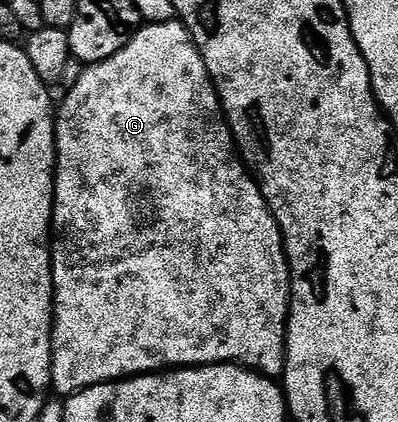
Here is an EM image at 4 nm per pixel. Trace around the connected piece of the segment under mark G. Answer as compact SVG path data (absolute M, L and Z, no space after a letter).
M174 19L174 20L171 20L171 21L158 21L158 22L156 22L156 23L149 23L149 24L146 24L146 25L145 25L145 26L144 26L144 27L142 27L142 28L140 28L140 29L138 29L138 30L137 30L137 34L136 34L136 35L135 35L135 36L134 36L134 37L133 37L133 38L131 38L131 40L130 40L130 41L128 41L128 43L126 43L126 45L124 45L124 47L122 47L122 48L121 48L121 49L120 49L120 50L119 50L119 51L118 51L118 52L117 52L117 53L116 53L116 54L115 54L115 55L111 55L111 56L110 56L110 57L108 57L108 59L106 59L106 61L100 61L100 62L99 62L99 63L95 63L95 64L94 64L94 65L87 65L87 66L84 66L84 68L82 68L82 69L81 69L81 70L80 70L80 71L81 71L81 72L82 72L82 73L81 73L81 74L79 74L79 75L78 75L78 77L77 77L77 82L75 82L75 83L74 83L74 85L73 85L73 86L71 86L71 87L70 87L70 89L69 89L69 94L67 94L67 95L66 95L66 97L65 97L65 102L63 102L63 103L62 103L62 105L61 105L61 102L60 102L60 105L59 105L59 108L58 108L58 109L57 109L57 110L56 110L56 113L55 113L55 120L56 120L56 123L57 123L57 171L56 171L56 174L55 174L55 180L54 180L54 182L53 182L53 224L52 224L52 226L51 226L51 252L52 252L52 254L53 254L53 379L52 379L52 382L51 382L51 385L52 385L52 388L53 388L53 389L54 389L54 390L56 390L56 389L58 389L58 391L59 391L59 392L61 392L61 393L65 393L65 394L61 394L61 395L72 395L72 394L74 394L74 393L78 393L78 392L79 392L79 391L83 391L83 390L84 390L84 389L86 389L86 388L87 388L87 387L91 387L91 386L92 386L92 385L102 385L102 384L103 384L103 383L107 383L107 382L108 382L108 381L122 381L122 379L124 379L124 378L125 378L125 377L139 377L139 376L141 376L141 374L143 374L143 373L155 373L155 372L158 372L158 371L164 371L164 370L166 370L166 369L168 369L168 368L170 368L170 367L188 367L188 366L190 366L190 365L227 365L227 364L230 364L230 363L232 363L232 364L234 364L234 365L244 365L244 366L245 366L245 368L247 368L247 369L255 369L255 370L257 370L257 372L258 372L258 373L264 373L264 374L265 374L265 376L266 376L266 377L272 377L272 378L274 378L274 379L277 379L277 378L280 378L280 377L281 377L281 376L282 376L282 374L284 374L284 372L285 372L285 332L286 332L286 331L287 331L287 327L288 327L288 326L289 326L289 298L290 298L290 296L289 296L289 259L288 259L288 257L286 257L286 256L285 256L285 238L284 238L284 237L282 237L282 235L281 235L281 228L280 228L280 227L279 227L279 223L278 223L278 222L277 222L277 220L276 220L276 219L275 219L275 215L274 215L274 214L273 214L273 213L272 213L272 211L270 211L270 209L269 209L269 204L268 204L268 203L267 203L267 202L265 202L265 197L264 197L264 195L263 195L263 194L261 194L261 186L260 186L260 185L258 185L258 183L257 183L257 179L256 179L256 177L254 177L254 176L253 176L253 174L252 174L252 173L250 173L250 172L249 172L249 170L248 170L248 168L247 168L247 166L246 166L246 164L245 164L245 162L244 162L244 161L242 161L242 159L241 159L241 155L240 155L240 153L238 153L238 152L237 152L237 142L236 142L236 141L234 141L234 139L233 139L233 129L232 129L232 128L231 128L231 126L230 126L230 124L229 124L229 121L228 121L228 119L227 119L227 118L225 118L225 110L224 110L224 109L222 109L222 107L221 107L221 100L220 100L220 99L219 99L219 95L218 95L218 94L217 94L217 88L216 88L216 87L214 87L214 86L213 86L213 80L212 80L212 79L211 79L211 75L210 75L210 74L209 74L209 72L208 72L208 71L207 71L207 67L206 67L206 66L205 66L205 64L204 64L204 63L203 63L203 55L202 55L202 54L201 54L201 52L199 52L199 50L198 50L198 49L197 49L197 45L196 45L196 43L195 43L195 42L193 42L193 37L192 37L192 36L191 36L191 35L190 35L190 33L189 33L189 29L188 29L188 27L187 27L187 26L185 26L185 25L182 25L182 24L181 24L181 22L180 22L180 20L177 20L177 19Z

